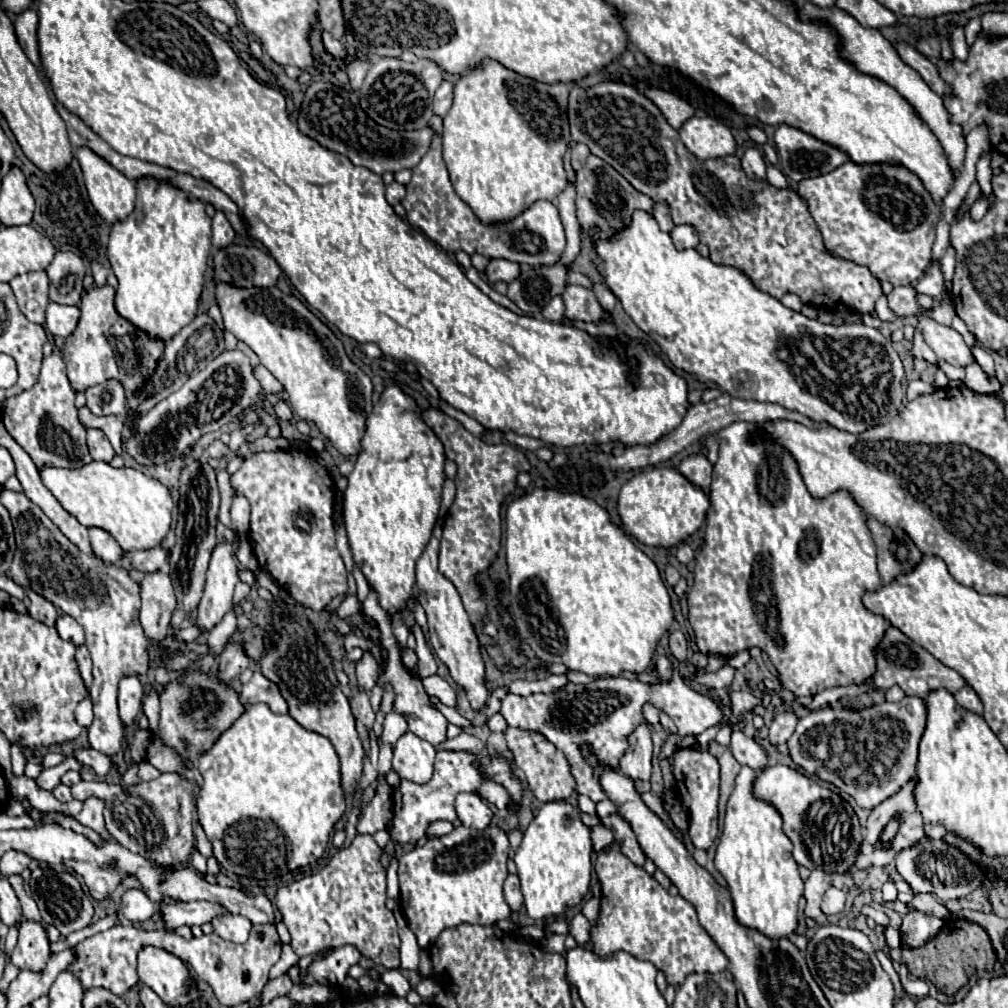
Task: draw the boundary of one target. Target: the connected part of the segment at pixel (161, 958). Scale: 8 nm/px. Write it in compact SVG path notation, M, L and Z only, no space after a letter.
M152 945L138 951L138 977L166 1005L184 1007L200 997L200 991L190 983L186 965L176 955Z

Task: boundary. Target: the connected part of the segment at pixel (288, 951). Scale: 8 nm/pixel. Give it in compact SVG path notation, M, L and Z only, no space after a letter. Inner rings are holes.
M284 945L282 947L282 955L280 955L280 959L278 959L278 963L270 969L270 979L274 979L274 977L280 977L280 975L284 975L296 961L298 961L300 957L298 955L294 955L294 951L292 951L292 947L290 945Z

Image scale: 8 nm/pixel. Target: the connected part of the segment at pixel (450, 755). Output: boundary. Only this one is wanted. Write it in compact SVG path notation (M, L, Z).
M438 751L434 763L434 775L428 783L412 783L400 781L400 785L392 791L394 803L394 821L388 829L392 841L396 843L410 843L416 845L420 837L424 837L428 825L432 821L456 821L454 799L458 793L478 793L478 787L486 781L484 773L480 771L476 755L470 751Z

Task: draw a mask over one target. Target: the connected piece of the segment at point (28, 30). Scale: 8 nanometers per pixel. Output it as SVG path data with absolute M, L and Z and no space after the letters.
M28 7L22 13L18 13L18 17L14 21L14 27L16 27L16 37L18 37L20 47L24 49L28 59L38 67L40 75L44 77L44 71L40 67L40 55L38 55L38 39L36 39L36 29L38 29L36 11L32 7Z

